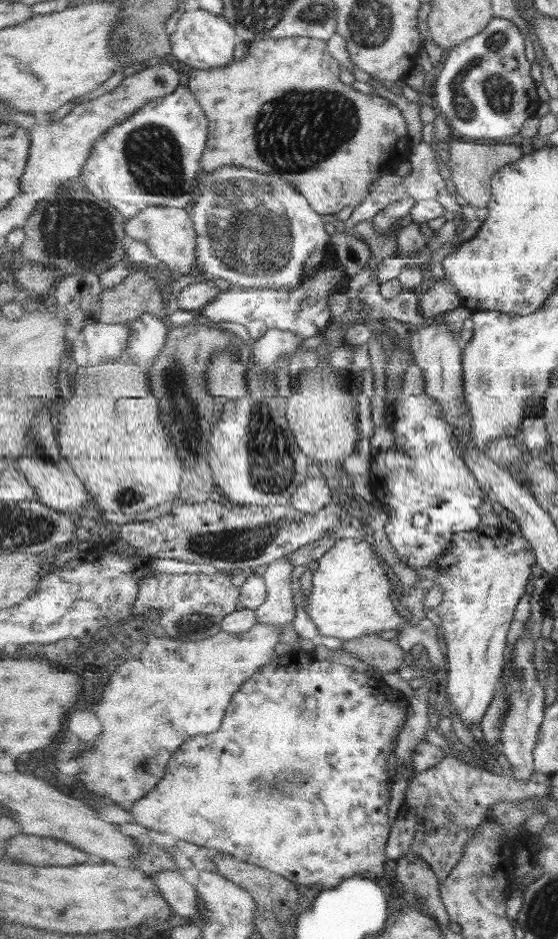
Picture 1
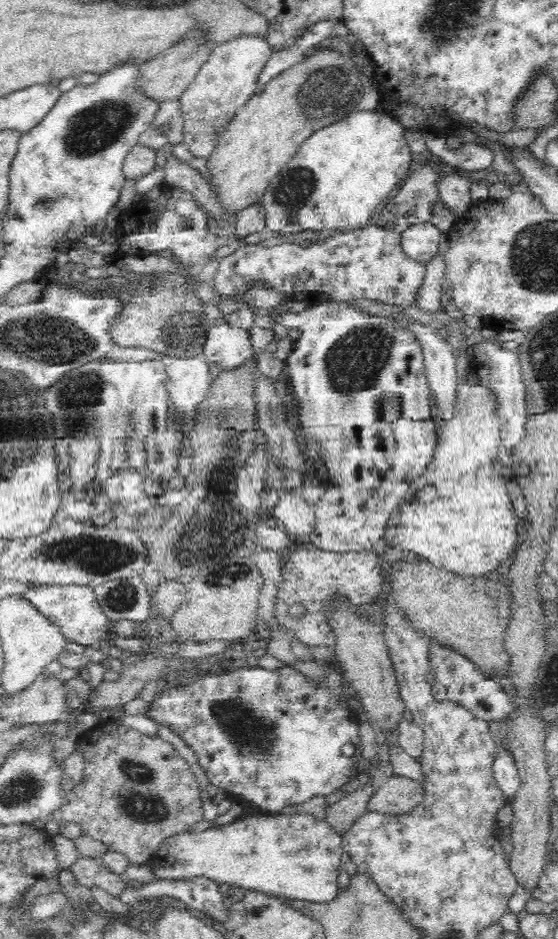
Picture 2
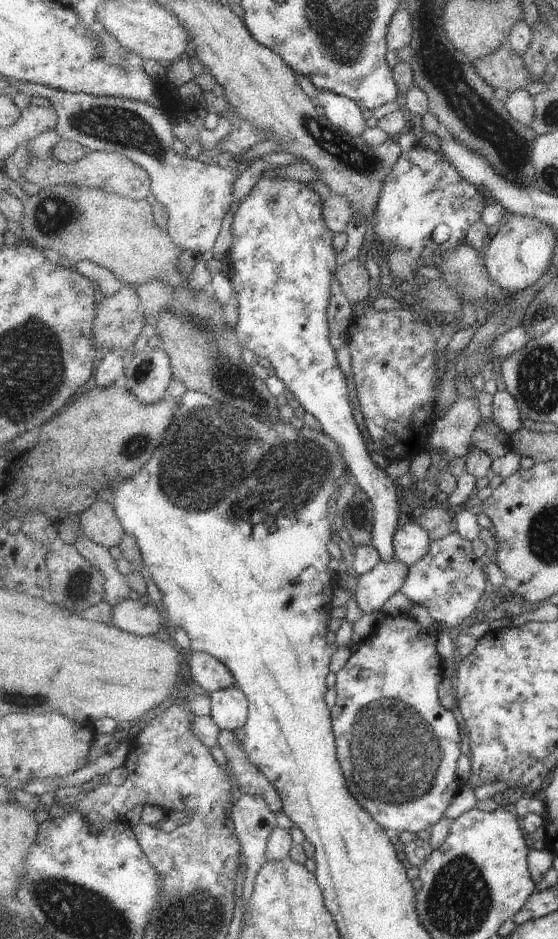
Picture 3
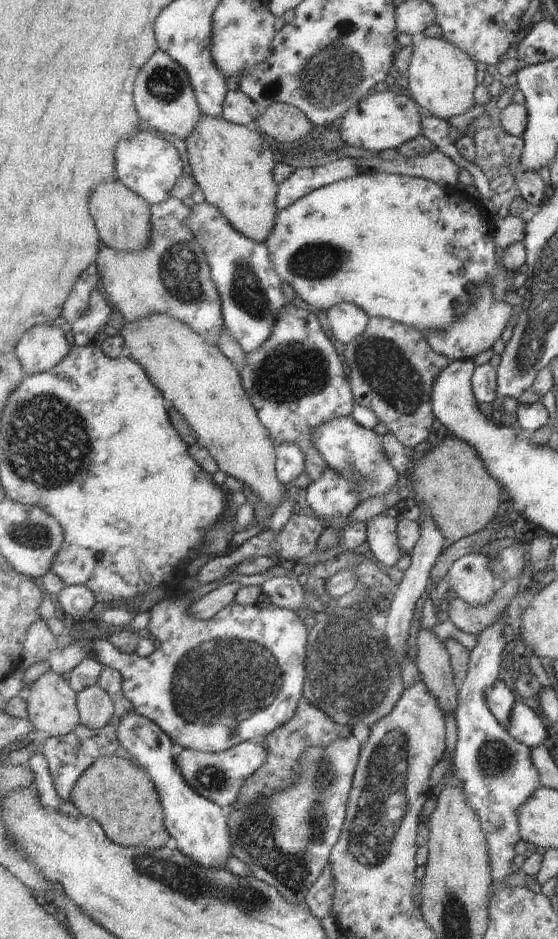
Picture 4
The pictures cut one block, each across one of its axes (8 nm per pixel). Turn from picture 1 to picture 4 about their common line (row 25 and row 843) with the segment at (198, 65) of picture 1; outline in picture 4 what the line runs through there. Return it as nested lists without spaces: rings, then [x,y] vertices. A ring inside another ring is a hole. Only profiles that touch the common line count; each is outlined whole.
[[[137,711],[123,718],[117,734],[121,746],[140,762],[142,768],[154,781],[166,811],[166,829],[172,837],[173,846],[199,862],[202,867],[228,868],[229,856],[235,855],[231,844],[231,828],[227,824],[228,813],[213,800],[195,792],[185,780],[185,776],[175,764],[175,757],[171,754],[173,740],[169,734]]]

